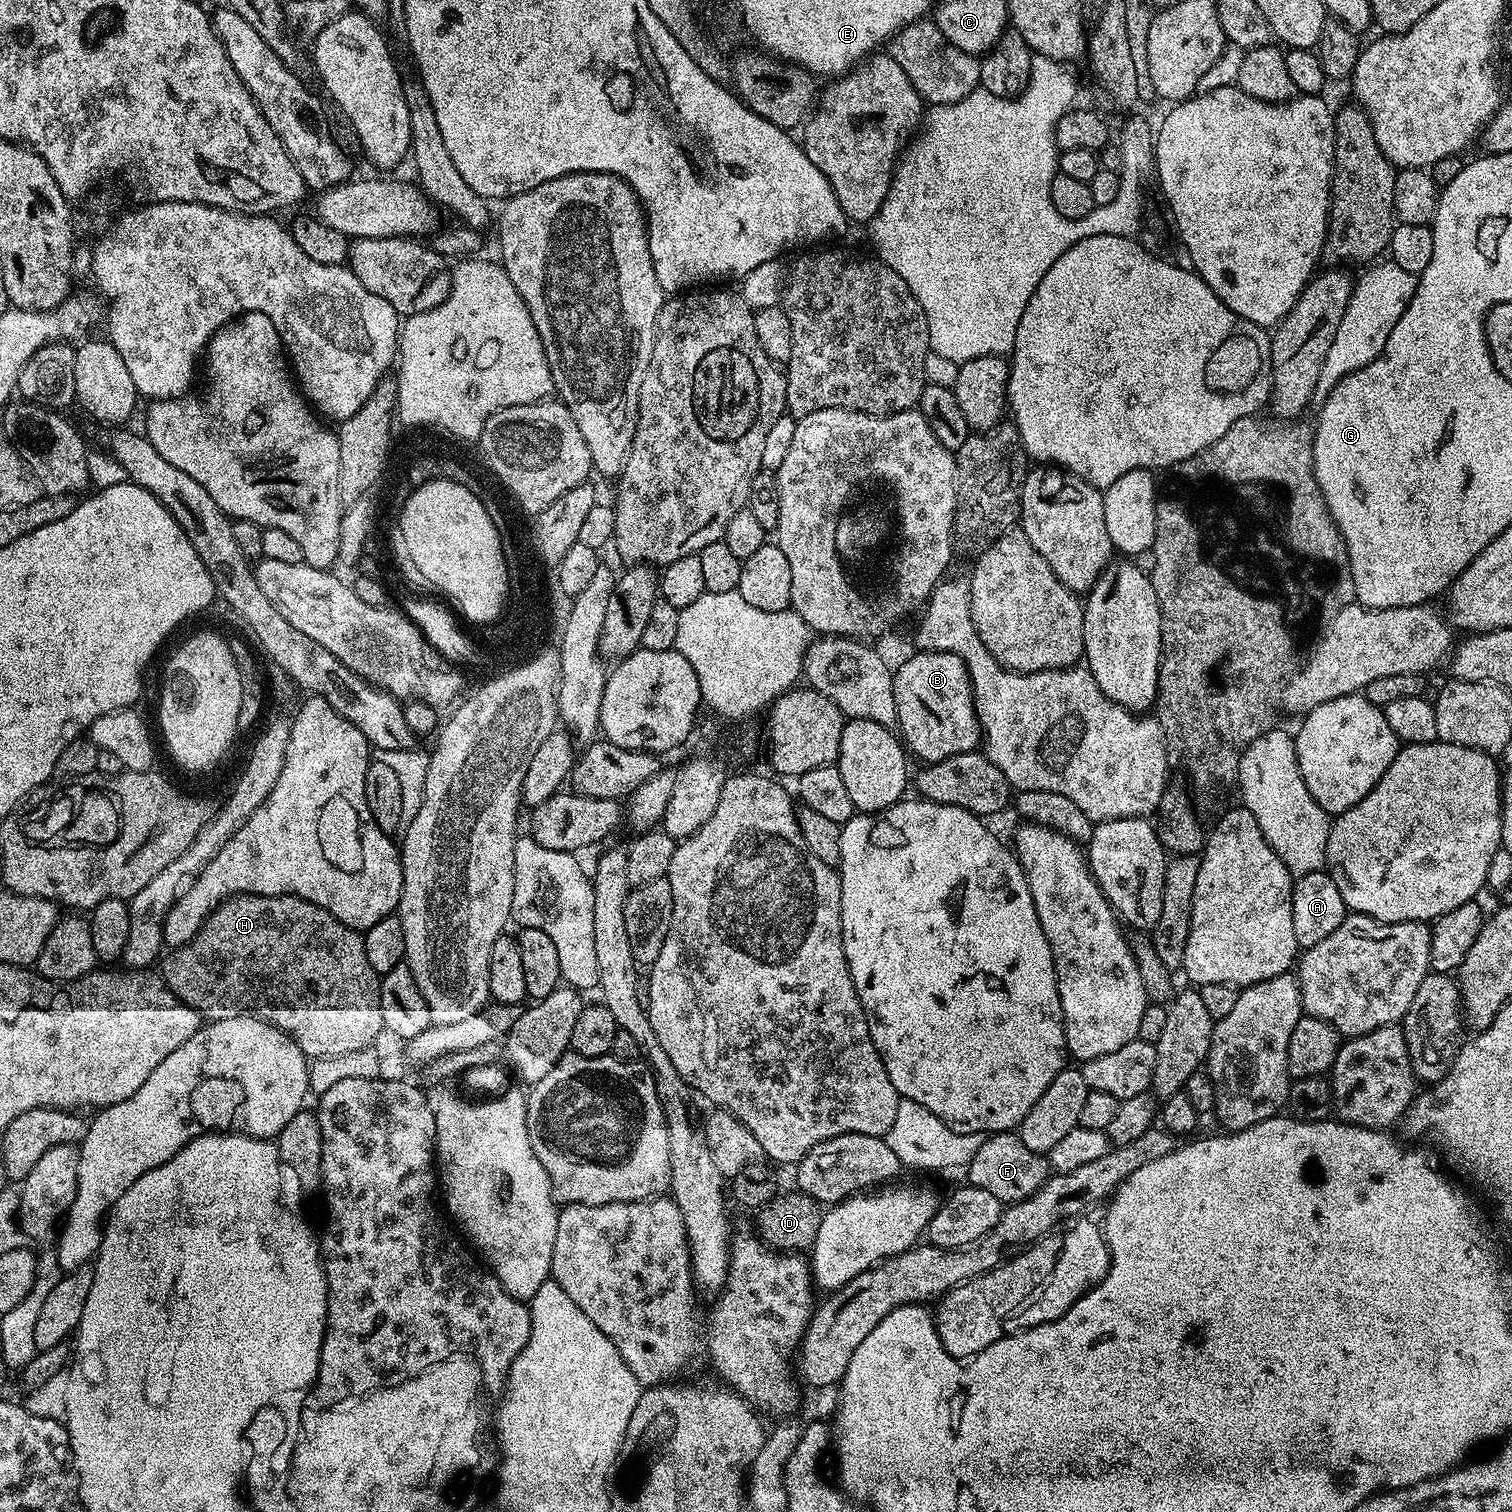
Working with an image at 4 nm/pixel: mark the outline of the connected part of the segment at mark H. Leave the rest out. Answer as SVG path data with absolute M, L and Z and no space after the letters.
M229 896L224 903L208 914L204 925L189 944L184 944L181 948L173 948L167 954L168 957L167 955L163 957L163 960L165 959L164 969L162 969L164 983L183 1004L189 1004L192 1009L199 1012L205 1021L225 1020L251 1014L258 1017L259 1020L268 1021L276 1028L281 1028L303 1050L305 1056L313 1061L333 1060L336 1056L354 1054L363 1048L373 1047L377 1043L375 1040L384 1032L382 1006L380 1005L381 977L374 970L374 966L370 966L366 958L363 935L357 929L345 928L329 912L297 896Z

